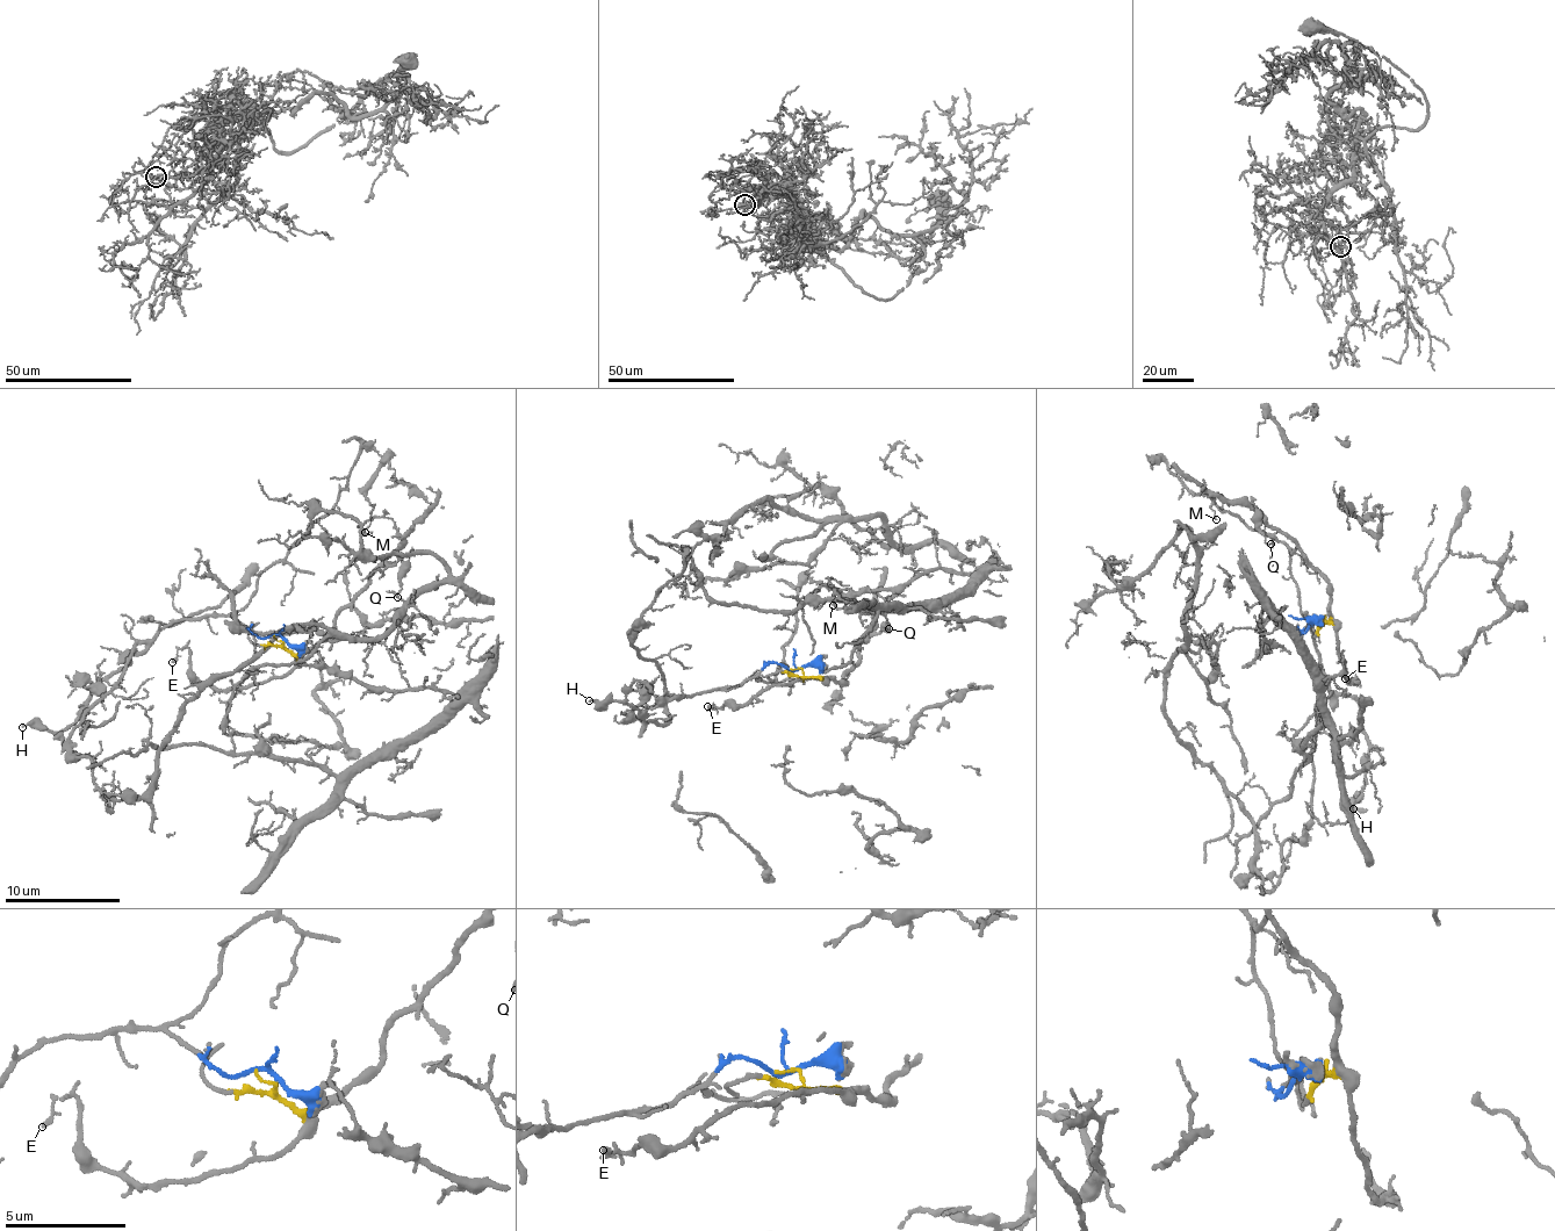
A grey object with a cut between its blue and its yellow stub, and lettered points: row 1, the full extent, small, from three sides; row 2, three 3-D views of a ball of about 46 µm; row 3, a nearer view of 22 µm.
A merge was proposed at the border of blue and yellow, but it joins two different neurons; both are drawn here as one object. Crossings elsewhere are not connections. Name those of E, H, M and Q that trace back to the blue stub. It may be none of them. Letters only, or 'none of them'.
H

